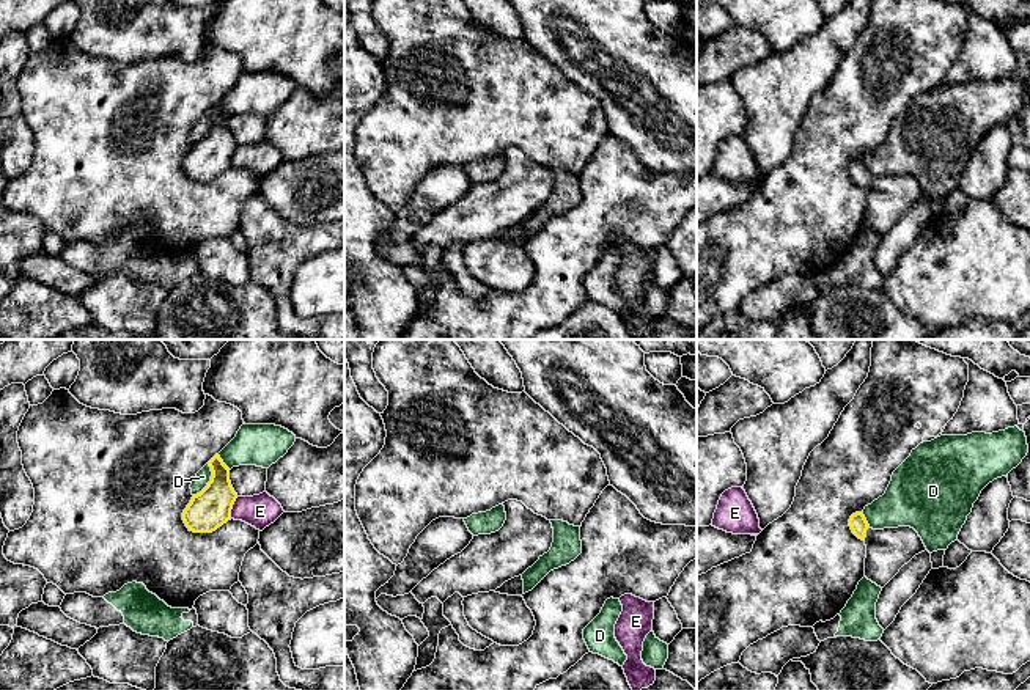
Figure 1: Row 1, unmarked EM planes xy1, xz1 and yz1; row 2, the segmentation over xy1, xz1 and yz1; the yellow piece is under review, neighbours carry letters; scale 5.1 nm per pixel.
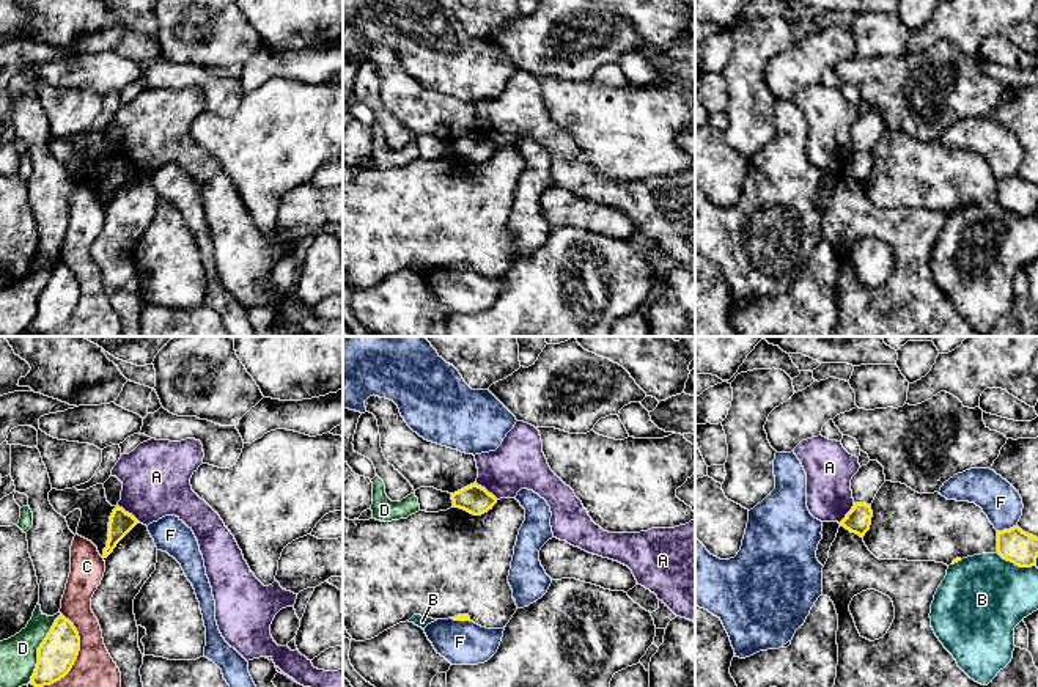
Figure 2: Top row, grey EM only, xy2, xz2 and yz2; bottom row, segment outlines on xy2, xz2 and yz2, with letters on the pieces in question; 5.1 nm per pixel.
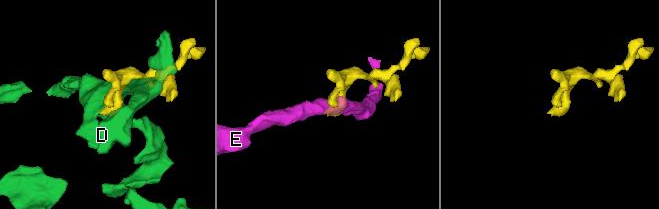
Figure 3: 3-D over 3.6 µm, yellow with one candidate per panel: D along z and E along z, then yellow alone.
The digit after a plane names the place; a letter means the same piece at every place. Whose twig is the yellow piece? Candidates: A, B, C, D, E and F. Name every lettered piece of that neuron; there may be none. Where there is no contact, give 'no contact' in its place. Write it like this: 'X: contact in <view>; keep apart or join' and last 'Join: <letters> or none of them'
A: contact in xz2; keep apart
B: contact in yz2; keep apart
C: contact in xy2; keep apart
D: contact in xy2; keep apart
E: contact in xy1; keep apart
F: contact in yz2; keep apart
Join: none of them

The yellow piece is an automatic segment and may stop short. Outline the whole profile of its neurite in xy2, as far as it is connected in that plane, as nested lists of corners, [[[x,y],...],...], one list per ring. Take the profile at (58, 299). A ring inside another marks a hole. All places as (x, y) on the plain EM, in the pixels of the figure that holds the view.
[[[60,263],[41,294],[30,332],[50,333],[64,325],[80,299],[80,285],[74,272]]]

